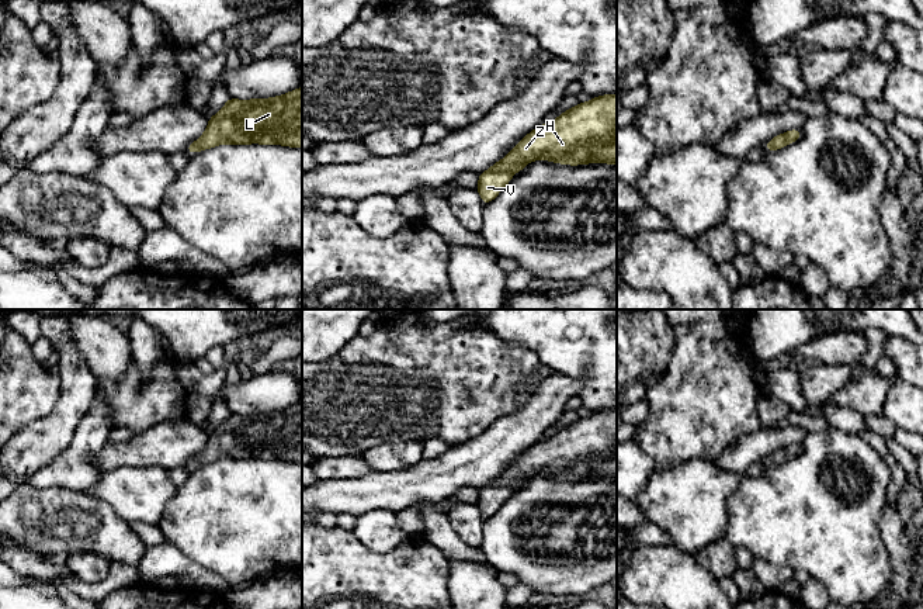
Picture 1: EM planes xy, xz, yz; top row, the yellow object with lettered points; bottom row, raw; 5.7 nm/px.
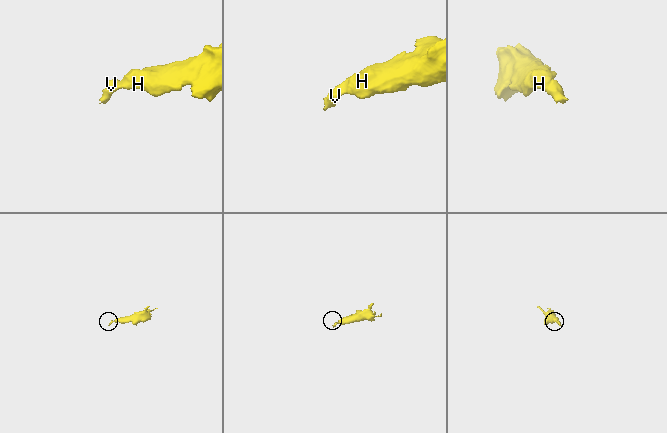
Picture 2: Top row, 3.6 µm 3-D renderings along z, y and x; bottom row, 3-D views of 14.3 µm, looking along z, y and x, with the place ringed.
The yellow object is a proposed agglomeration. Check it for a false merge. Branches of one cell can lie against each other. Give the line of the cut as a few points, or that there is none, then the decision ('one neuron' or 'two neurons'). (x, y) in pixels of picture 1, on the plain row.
no cut; one neuron

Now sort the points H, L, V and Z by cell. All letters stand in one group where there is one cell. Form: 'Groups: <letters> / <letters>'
Groups: H L V Z

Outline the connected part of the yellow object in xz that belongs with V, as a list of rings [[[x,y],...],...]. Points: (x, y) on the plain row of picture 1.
[[[617,409],[593,412],[525,450],[506,473],[479,489],[478,508],[489,519],[528,477],[617,480]]]

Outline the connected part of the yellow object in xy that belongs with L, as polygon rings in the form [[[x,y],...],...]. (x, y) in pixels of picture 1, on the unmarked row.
[[[302,402],[271,414],[228,414],[223,423],[209,432],[205,447],[198,456],[190,459],[185,467],[192,470],[225,459],[261,459],[302,463]]]

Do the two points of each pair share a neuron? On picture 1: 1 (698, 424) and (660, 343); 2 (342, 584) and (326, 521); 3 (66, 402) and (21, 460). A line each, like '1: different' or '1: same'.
1: different
2: different
3: same

